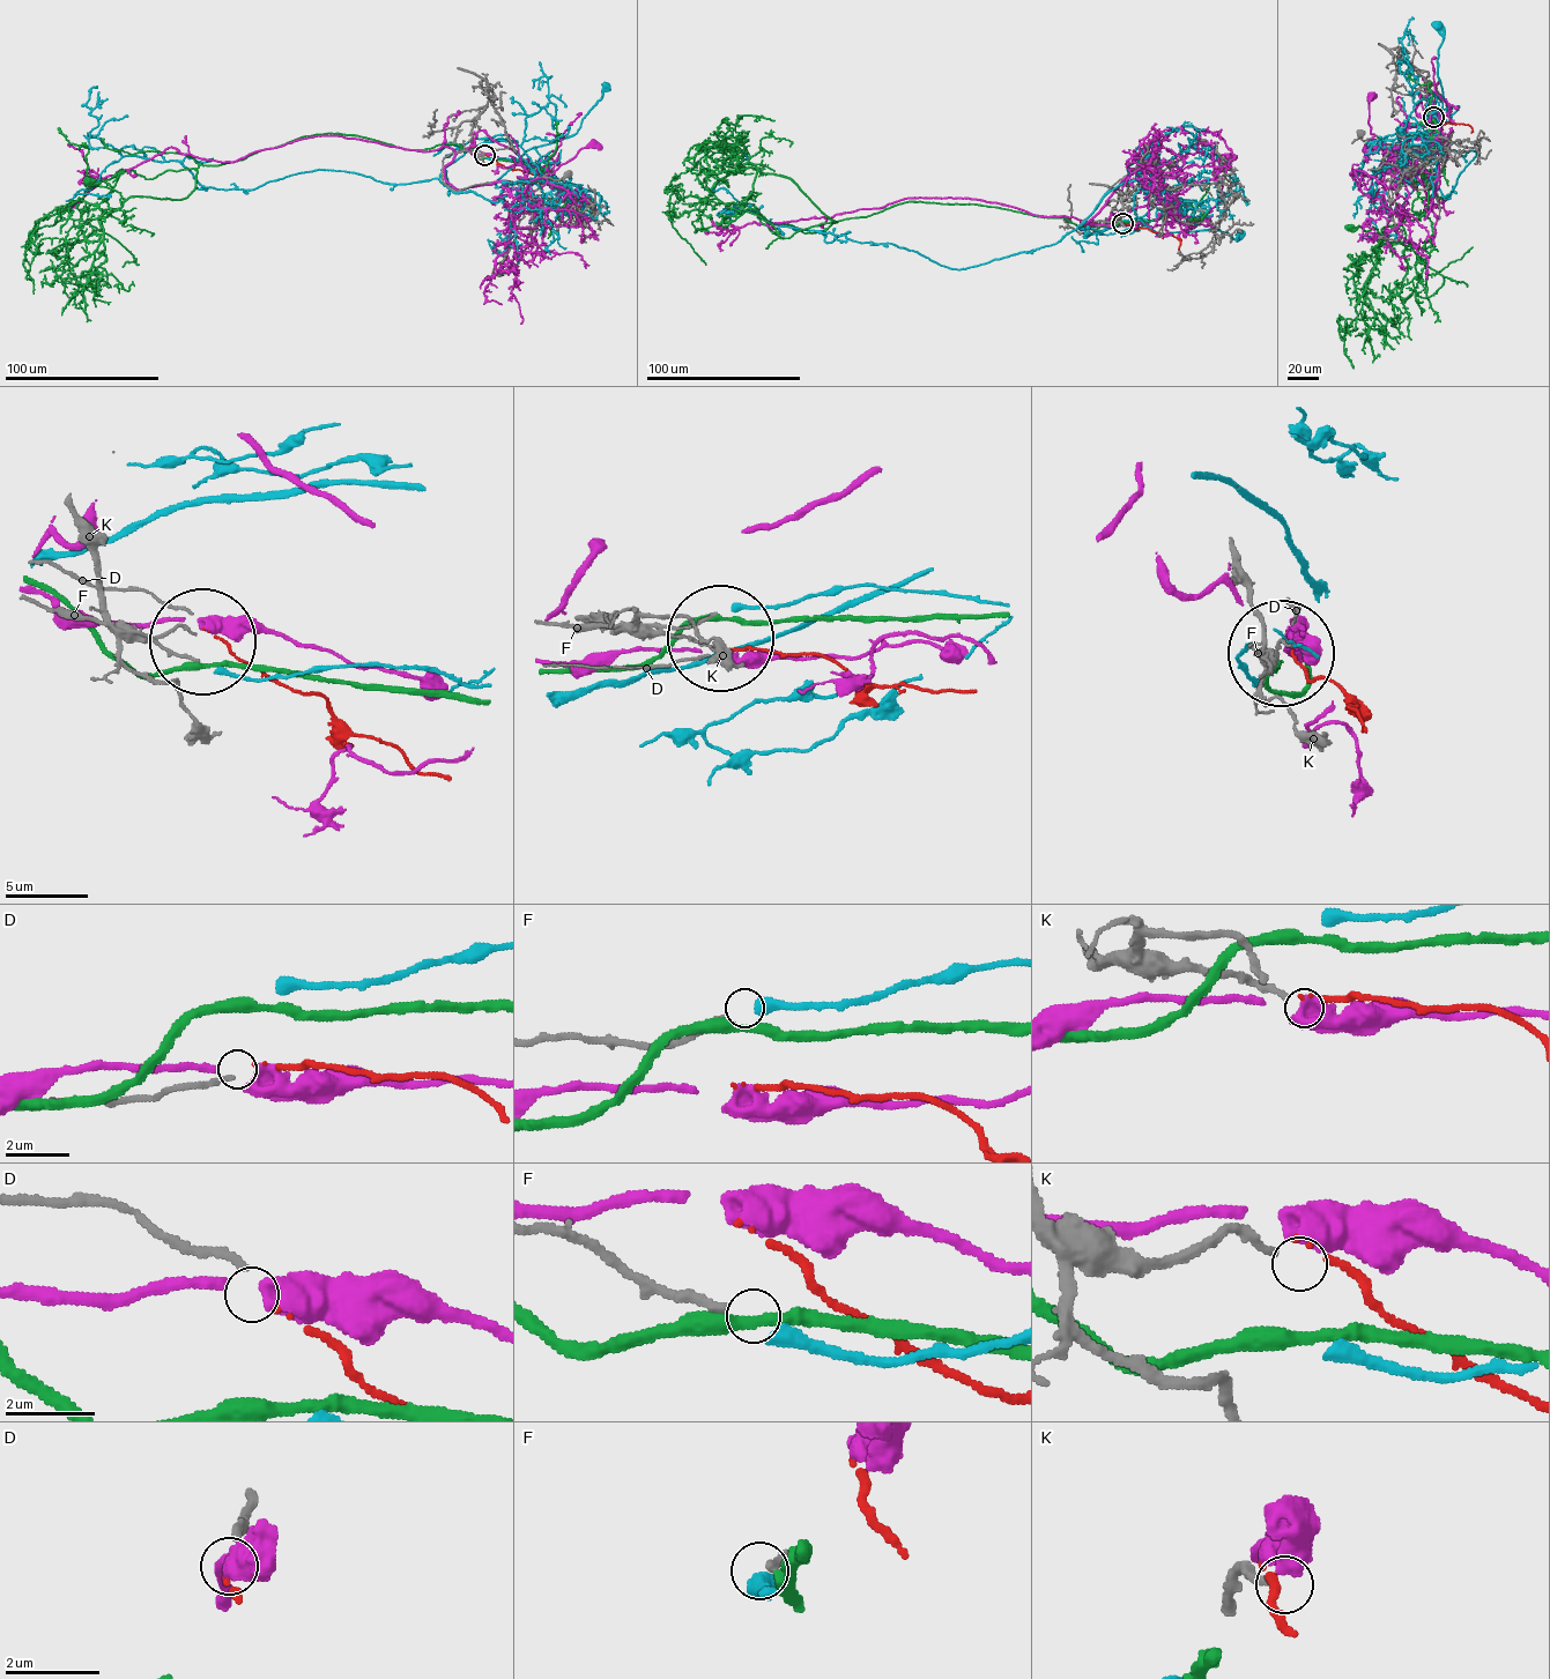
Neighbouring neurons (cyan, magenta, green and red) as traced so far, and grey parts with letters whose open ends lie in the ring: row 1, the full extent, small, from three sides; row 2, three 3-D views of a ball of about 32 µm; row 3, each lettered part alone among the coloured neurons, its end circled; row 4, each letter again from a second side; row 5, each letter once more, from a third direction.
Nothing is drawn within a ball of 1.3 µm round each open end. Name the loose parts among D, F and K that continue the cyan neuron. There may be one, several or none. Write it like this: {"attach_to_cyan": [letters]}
{"attach_to_cyan": ["F"]}

